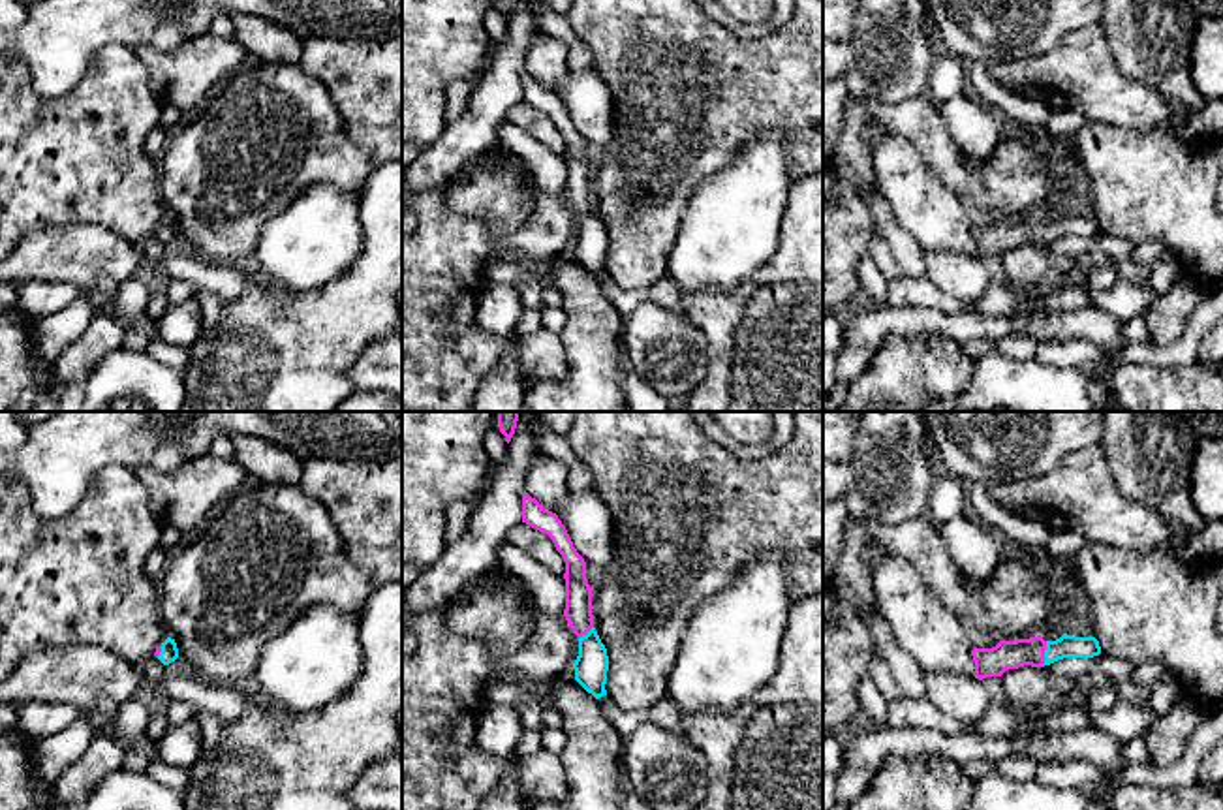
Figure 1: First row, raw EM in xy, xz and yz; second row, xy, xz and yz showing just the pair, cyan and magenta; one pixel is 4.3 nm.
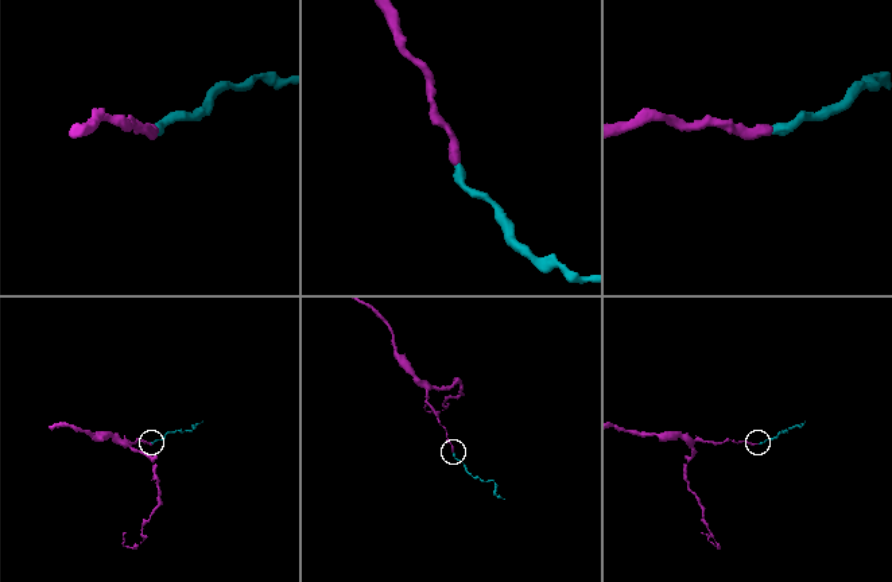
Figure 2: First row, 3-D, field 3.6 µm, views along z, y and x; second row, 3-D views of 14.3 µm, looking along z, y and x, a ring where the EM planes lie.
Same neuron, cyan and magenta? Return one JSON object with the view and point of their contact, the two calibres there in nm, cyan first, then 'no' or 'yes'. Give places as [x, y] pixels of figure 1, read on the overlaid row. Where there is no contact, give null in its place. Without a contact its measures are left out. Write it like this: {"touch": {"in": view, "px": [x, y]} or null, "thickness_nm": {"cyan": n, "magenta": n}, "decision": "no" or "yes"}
{"touch": {"in": "yz", "px": [1045, 653]}, "thickness_nm": {"cyan": 100, "magenta": 130}, "decision": "yes"}

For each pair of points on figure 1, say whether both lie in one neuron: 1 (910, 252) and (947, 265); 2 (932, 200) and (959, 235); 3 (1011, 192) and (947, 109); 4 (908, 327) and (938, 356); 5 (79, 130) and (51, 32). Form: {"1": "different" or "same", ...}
{"1": "different", "2": "same", "3": "different", "4": "different", "5": "different"}

